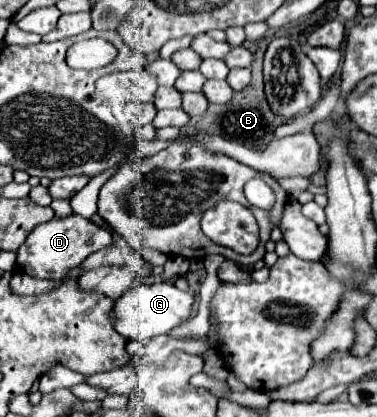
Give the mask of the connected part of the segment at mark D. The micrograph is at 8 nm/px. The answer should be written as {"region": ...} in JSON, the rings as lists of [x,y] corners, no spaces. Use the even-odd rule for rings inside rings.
{"region":[[[76,213],[68,217],[54,217],[48,223],[40,223],[32,235],[28,235],[26,243],[18,249],[18,267],[36,279],[64,279],[74,267],[78,267],[90,253],[112,245],[112,235],[92,223],[90,219],[84,219]]]}

